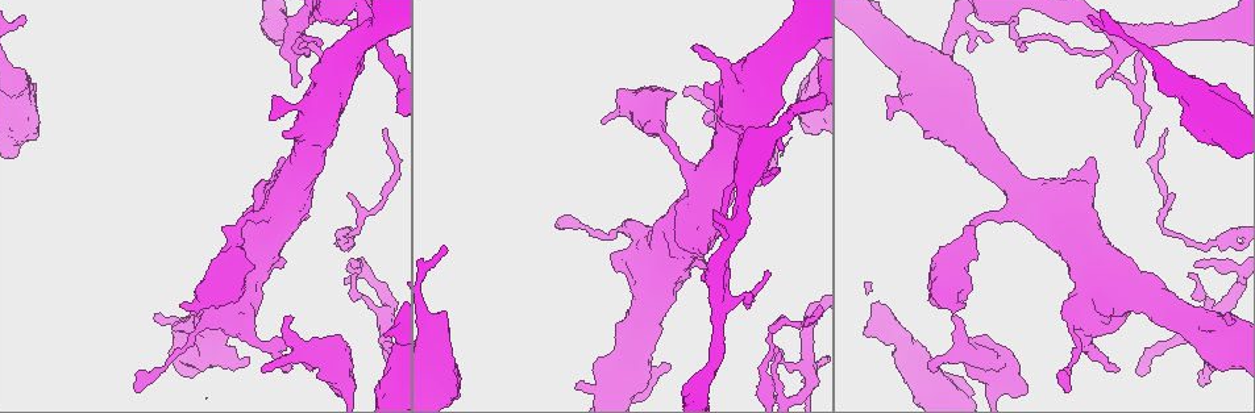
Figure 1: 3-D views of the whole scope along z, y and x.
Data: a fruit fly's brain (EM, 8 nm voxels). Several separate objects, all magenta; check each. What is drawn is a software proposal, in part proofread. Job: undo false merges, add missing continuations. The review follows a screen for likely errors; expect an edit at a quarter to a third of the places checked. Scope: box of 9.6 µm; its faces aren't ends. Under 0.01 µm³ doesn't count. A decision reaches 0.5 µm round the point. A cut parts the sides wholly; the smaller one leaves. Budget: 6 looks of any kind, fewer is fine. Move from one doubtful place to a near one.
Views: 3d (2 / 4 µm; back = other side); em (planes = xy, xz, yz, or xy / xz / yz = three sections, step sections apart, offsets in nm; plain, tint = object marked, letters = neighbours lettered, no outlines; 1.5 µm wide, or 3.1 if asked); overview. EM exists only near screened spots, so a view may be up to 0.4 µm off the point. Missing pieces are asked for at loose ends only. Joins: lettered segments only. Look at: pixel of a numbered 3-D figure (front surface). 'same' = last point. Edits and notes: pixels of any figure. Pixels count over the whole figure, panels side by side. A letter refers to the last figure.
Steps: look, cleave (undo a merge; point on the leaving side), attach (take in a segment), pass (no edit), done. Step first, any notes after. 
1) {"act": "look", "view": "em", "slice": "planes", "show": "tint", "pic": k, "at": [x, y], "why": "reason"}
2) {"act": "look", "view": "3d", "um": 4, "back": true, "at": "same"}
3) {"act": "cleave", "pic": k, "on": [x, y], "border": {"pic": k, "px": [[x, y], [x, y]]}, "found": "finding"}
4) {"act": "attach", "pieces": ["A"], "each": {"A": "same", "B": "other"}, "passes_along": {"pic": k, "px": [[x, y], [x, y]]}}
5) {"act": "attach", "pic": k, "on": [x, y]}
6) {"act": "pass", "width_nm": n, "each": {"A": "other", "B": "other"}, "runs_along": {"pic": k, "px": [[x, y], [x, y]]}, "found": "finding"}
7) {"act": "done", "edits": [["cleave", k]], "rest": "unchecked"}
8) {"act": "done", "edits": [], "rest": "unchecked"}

{"act": "look", "view": "em", "slice": "planes", "show": "plain", "pic": 1, "at": [329, 147], "why": "thin end"}

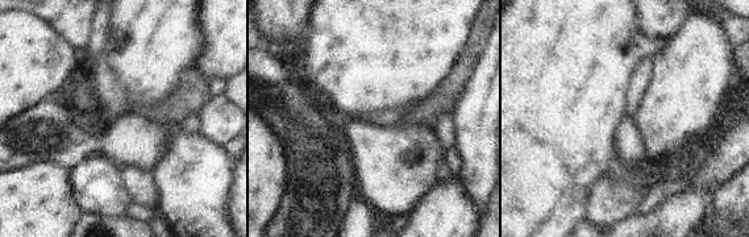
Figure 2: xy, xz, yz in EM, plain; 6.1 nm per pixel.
{"act": "look", "view": "em", "slice": "planes", "show": "letters", "at": "same"}

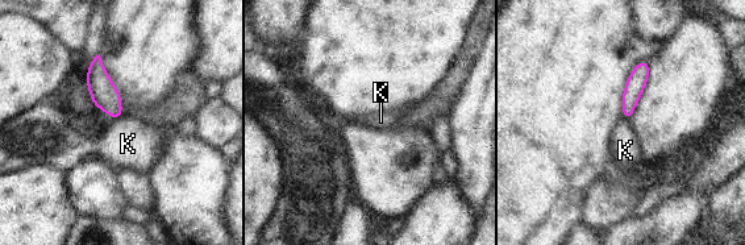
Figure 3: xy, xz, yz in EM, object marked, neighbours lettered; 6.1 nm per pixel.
{"act": "pass", "longest_contact_nm": ["K", 70], "each": {"K": "other"}, "border": {"pic": 3, "px": [[123, 115], [113, 120]]}, "found": "none of them fits"}

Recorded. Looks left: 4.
{"act": "look", "view": "em", "slice": "planes", "show": "letters", "pic": 1, "at": [296, 86], "why": "branch stops here"}

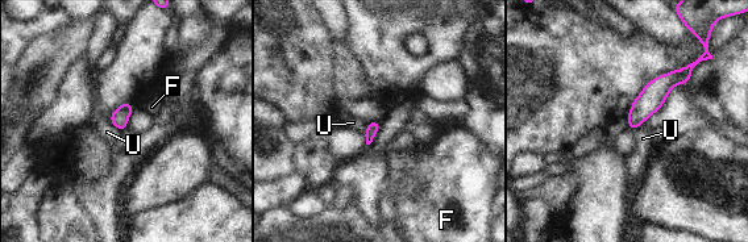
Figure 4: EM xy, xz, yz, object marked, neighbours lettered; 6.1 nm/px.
{"act": "pass", "each": {"F": "other", "U": "other"}, "border": {"pic": 4, "px": [[108, 120], [121, 132]]}, "found": "none of them fits"}

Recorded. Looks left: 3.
{"act": "look", "view": "3d", "um": 2, "pic": 1, "at": [964, 305], "why": "long arm stops here"}

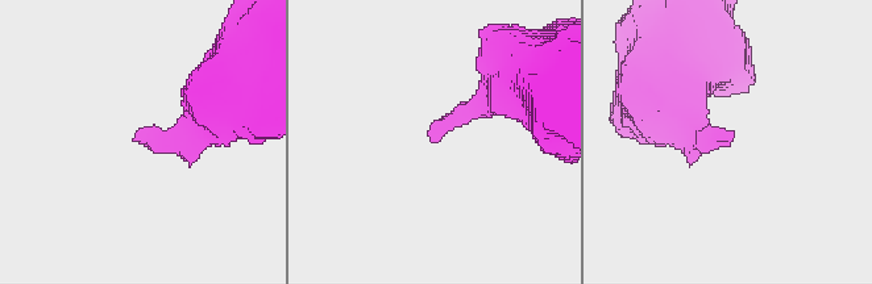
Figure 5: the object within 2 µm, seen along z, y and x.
{"act": "look", "view": "em", "slice": "xz", "step": 8, "show": "letters", "pic": 5, "at": [429, 135], "why": "now the EM"}

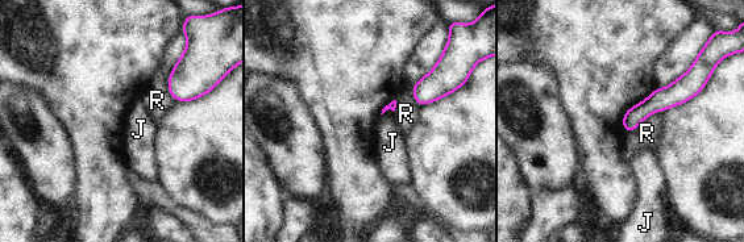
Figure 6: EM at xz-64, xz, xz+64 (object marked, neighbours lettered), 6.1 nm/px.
{"act": "pass", "longest_contact_nm": ["R", 280], "each": {"J": "other", "R": "other"}, "border": {"pic": 6, "px": [[663, 111], [655, 111], [626, 133]]}, "found": "no lettered segment goes on from it"}

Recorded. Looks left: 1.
{"act": "done", "edits": [], "rest": "unchecked"}

